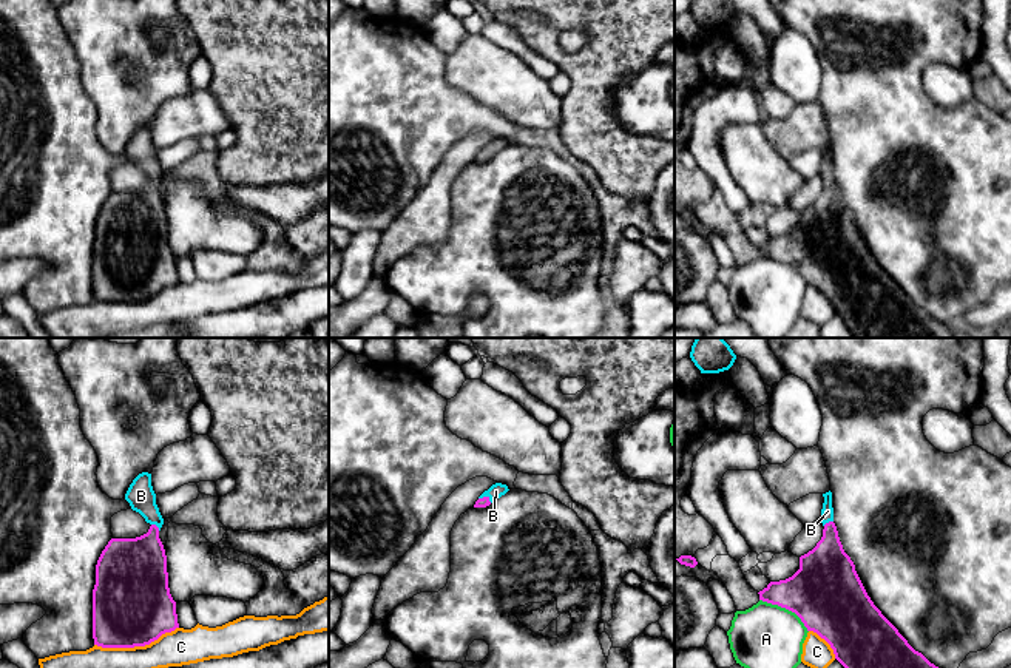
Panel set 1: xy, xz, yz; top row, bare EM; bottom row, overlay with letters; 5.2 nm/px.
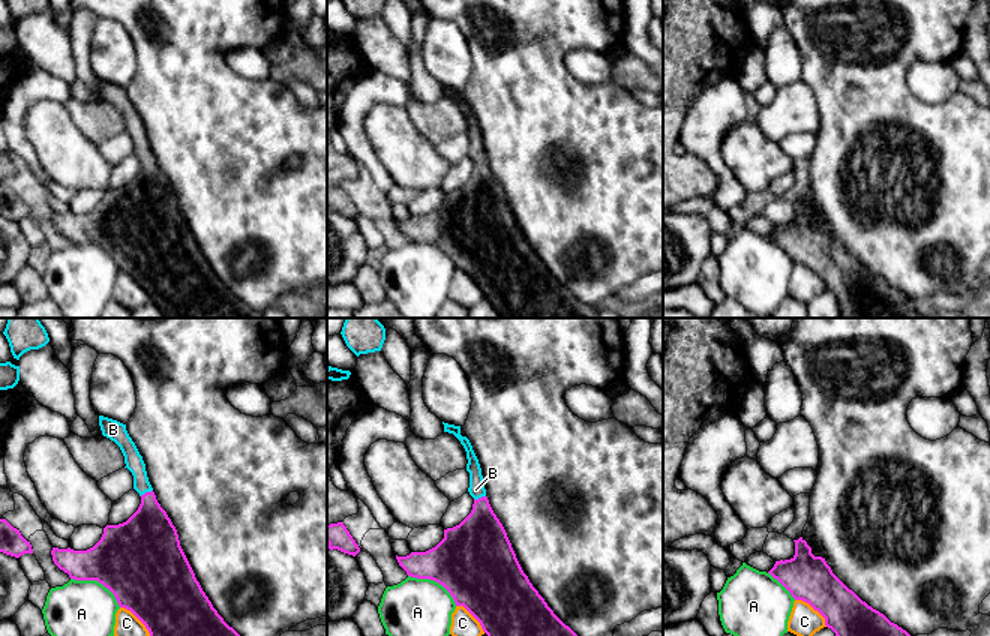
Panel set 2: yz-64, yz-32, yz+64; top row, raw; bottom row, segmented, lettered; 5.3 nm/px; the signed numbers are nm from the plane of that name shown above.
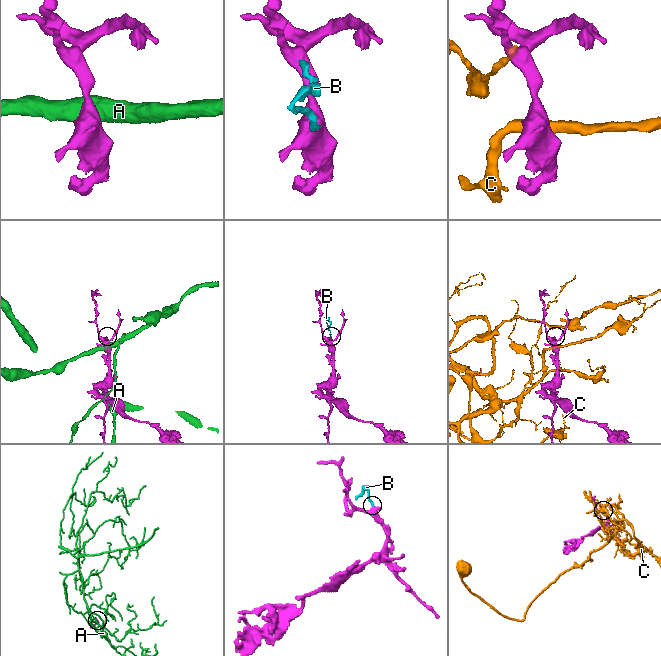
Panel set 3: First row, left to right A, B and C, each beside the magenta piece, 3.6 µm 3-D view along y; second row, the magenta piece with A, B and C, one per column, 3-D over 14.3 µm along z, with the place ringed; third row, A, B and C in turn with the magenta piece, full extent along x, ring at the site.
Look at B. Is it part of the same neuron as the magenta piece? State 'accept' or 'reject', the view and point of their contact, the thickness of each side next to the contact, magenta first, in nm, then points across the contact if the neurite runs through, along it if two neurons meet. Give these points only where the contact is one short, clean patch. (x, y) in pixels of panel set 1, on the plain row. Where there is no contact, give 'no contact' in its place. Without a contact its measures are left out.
accept; contact xy (156, 181); calibres 320 and 140 nm; way xy (133, 222), (144, 212), (156, 181), (141, 150)

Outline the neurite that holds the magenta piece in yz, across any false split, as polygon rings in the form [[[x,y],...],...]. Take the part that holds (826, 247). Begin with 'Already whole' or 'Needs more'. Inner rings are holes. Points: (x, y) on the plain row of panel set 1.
Needs more. [[[832,147],[823,151],[821,194],[800,211],[800,224],[792,231],[770,236],[759,245],[759,255],[795,267],[807,285],[817,287],[830,299],[835,313],[846,322],[854,338],[952,338],[954,326],[935,321],[915,305],[874,259],[840,196],[833,177]]]

